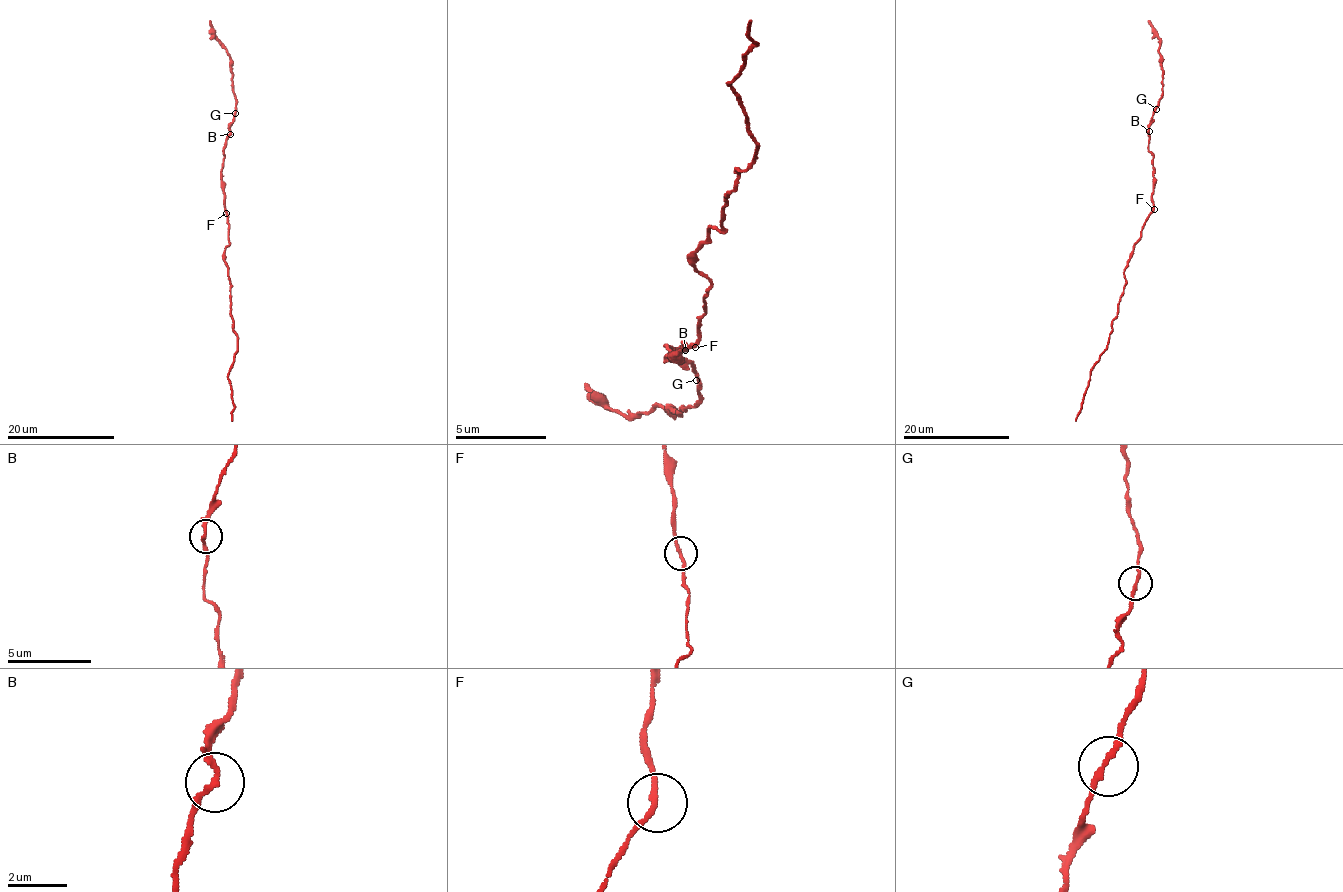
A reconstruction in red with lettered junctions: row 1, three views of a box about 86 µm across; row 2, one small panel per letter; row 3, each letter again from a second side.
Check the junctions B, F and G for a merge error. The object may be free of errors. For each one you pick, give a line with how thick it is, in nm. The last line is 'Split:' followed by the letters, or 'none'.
F: 160 nm
Split: F

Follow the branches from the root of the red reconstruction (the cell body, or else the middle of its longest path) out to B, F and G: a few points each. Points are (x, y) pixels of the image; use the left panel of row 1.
B: (229, 226), (221, 170), (223, 147), (230, 133)
F: (229, 226), (227, 213)
G: (229, 226), (221, 170), (223, 147), (235, 113)

